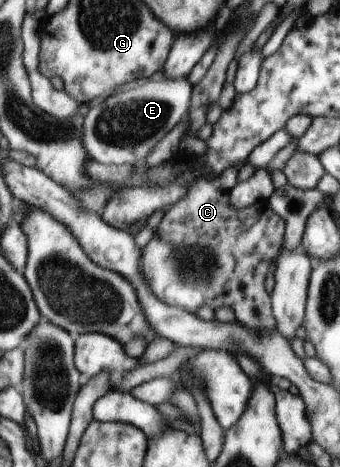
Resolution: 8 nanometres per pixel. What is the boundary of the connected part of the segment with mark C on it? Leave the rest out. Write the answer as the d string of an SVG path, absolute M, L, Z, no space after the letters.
M194 178L186 194L163 214L154 230L154 236L140 249L140 272L150 292L164 304L195 313L202 306L228 306L232 308L236 322L250 330L275 330L273 314L270 314L268 294L264 290L264 274L272 256L284 244L284 219L267 202L258 201L244 208L230 208L227 192L218 190L214 181Z

